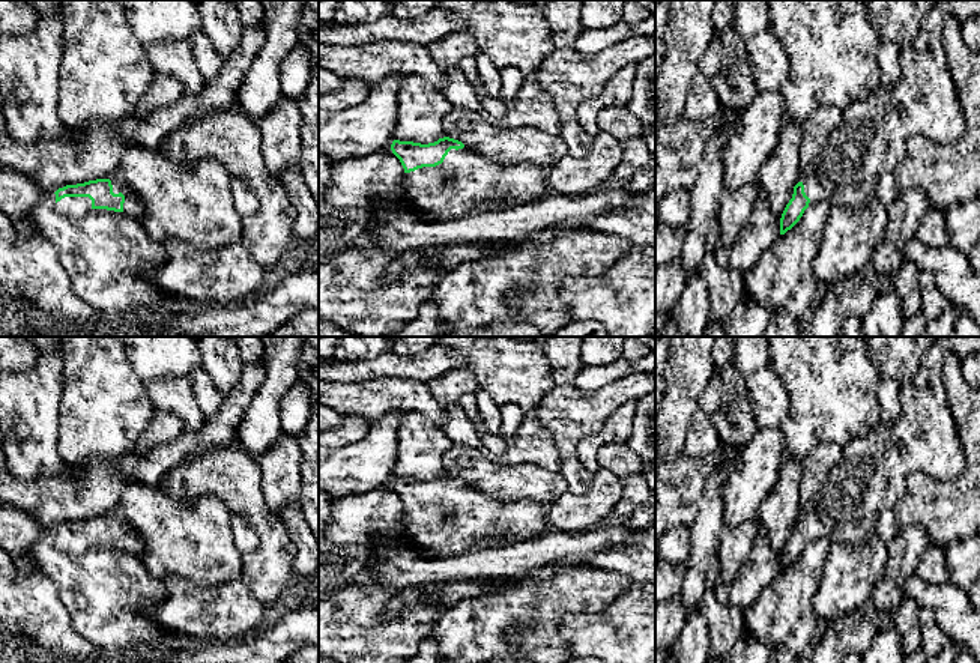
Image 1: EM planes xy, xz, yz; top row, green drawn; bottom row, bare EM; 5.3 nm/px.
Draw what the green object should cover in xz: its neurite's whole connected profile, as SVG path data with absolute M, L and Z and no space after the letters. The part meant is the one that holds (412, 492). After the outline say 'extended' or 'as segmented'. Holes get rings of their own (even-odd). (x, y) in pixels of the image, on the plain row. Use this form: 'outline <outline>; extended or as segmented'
outline M449 474L428 481L394 477L391 487L406 510L404 541L427 558L466 555L482 541L534 540L550 529L546 505L498 501Z; extended

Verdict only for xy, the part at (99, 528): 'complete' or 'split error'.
split error

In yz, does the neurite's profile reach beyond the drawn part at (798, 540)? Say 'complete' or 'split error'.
split error

